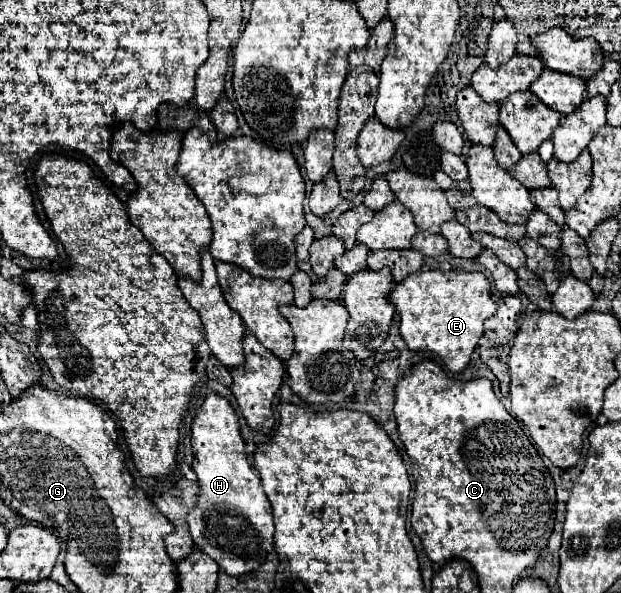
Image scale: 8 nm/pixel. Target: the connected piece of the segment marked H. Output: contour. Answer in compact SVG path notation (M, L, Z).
M207 391L205 401L197 409L197 415L191 425L191 449L193 449L193 465L191 469L197 473L197 483L199 483L199 495L195 507L187 515L189 531L195 541L195 545L207 553L217 565L233 575L241 577L245 573L255 571L263 561L269 551L273 551L273 515L271 515L271 503L261 487L259 473L257 469L247 461L245 455L245 443L239 433L239 417L235 415L233 407L229 401L215 391Z

